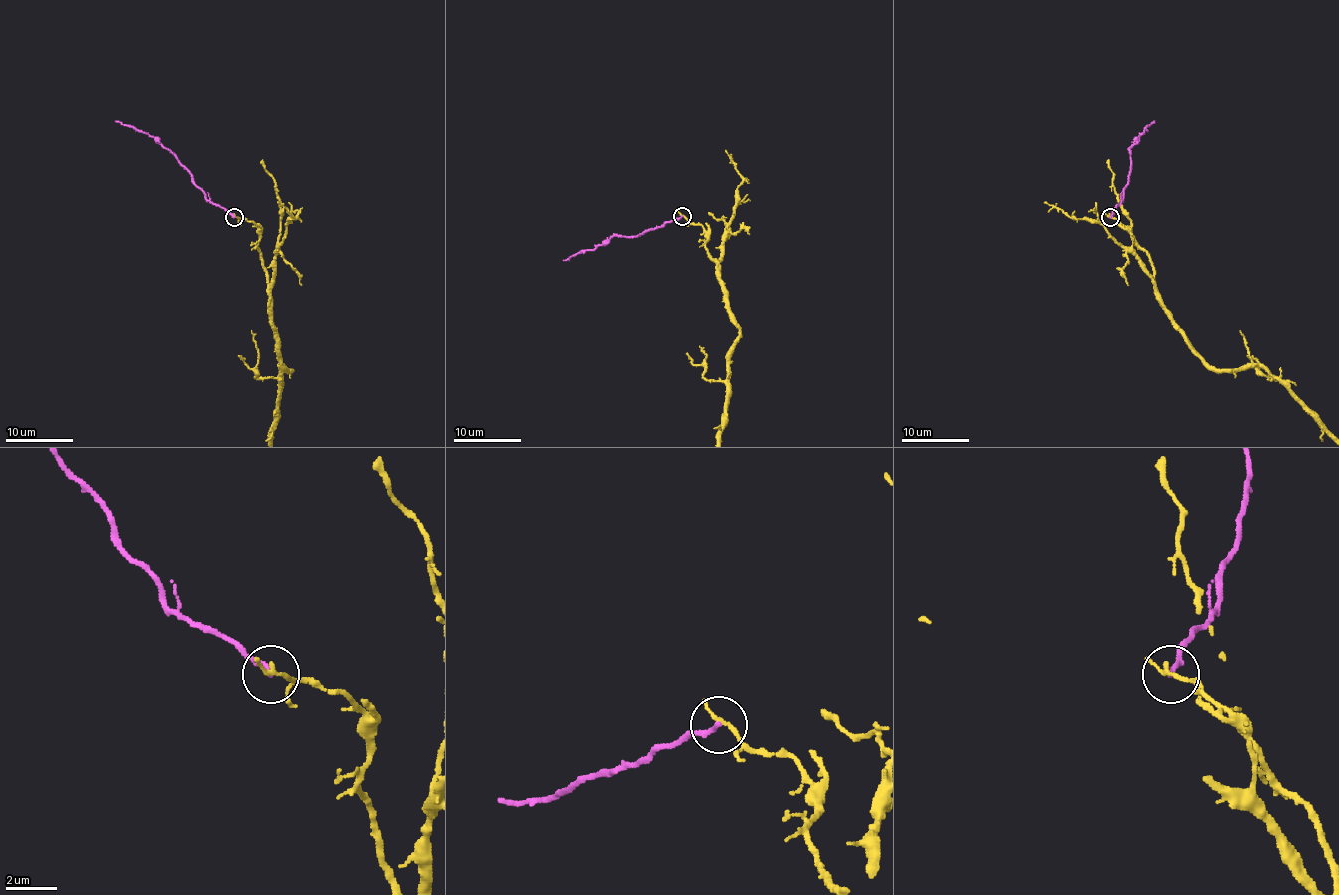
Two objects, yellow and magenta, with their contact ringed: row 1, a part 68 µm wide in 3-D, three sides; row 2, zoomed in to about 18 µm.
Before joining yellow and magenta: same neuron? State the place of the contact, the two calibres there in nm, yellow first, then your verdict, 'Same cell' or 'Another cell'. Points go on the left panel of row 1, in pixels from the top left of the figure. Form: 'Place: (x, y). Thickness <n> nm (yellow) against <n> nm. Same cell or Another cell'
Place: (234, 217). Thickness 200 nm (yellow) against 220 nm. Another cell

